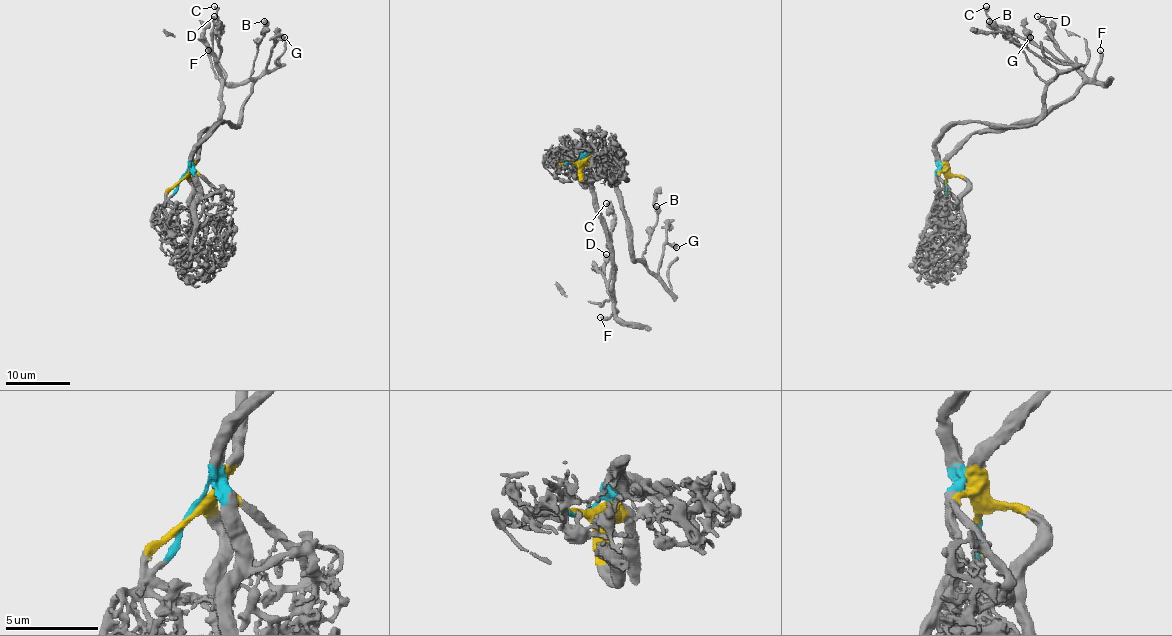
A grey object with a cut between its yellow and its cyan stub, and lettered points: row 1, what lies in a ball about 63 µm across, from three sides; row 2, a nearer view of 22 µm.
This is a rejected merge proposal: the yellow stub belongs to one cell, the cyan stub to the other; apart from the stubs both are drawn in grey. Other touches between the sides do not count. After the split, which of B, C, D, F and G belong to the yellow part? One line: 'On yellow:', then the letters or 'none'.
On yellow: C, D, F

